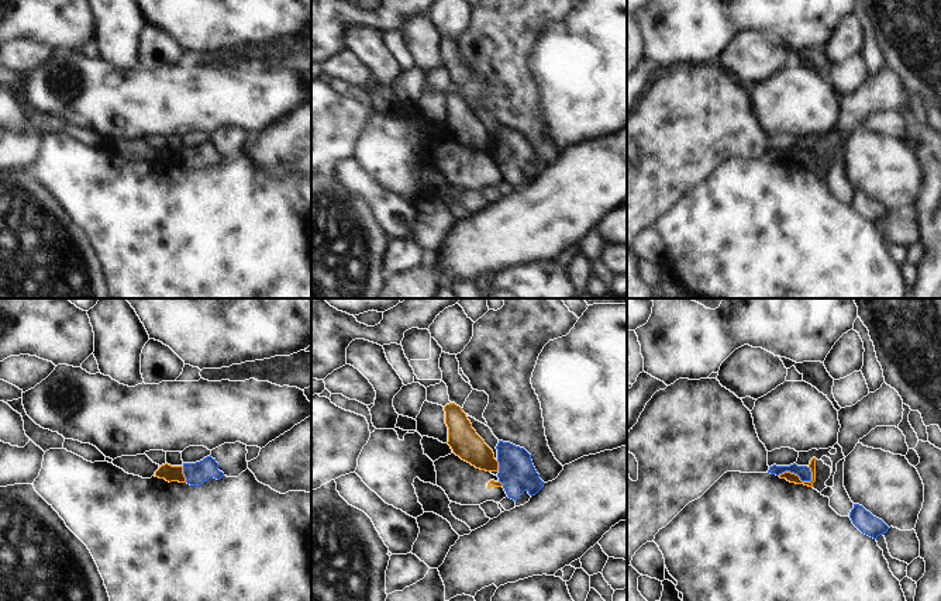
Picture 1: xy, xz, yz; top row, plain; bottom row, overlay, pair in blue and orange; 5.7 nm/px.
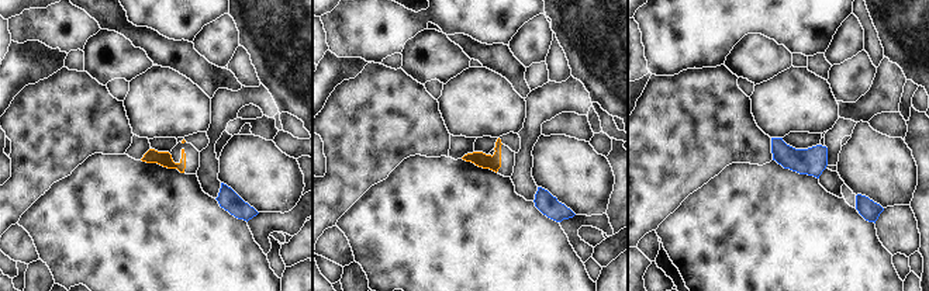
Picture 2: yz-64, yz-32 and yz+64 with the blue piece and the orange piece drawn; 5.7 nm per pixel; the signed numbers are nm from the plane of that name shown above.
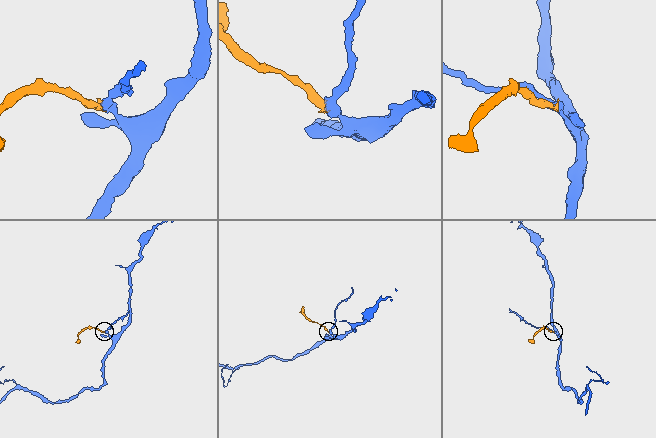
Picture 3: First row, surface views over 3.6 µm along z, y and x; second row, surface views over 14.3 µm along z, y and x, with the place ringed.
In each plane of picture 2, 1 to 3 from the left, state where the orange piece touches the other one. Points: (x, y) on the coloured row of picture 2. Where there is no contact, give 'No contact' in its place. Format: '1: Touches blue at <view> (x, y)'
1: No contact
2: No contact
3: No contact.

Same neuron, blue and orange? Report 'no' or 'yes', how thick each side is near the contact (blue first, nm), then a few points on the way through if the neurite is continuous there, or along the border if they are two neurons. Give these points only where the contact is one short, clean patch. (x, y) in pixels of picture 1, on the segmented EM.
no; calibres 80 and 60 nm; border yz (778, 475), (793, 472), (802, 480), (812, 480)

